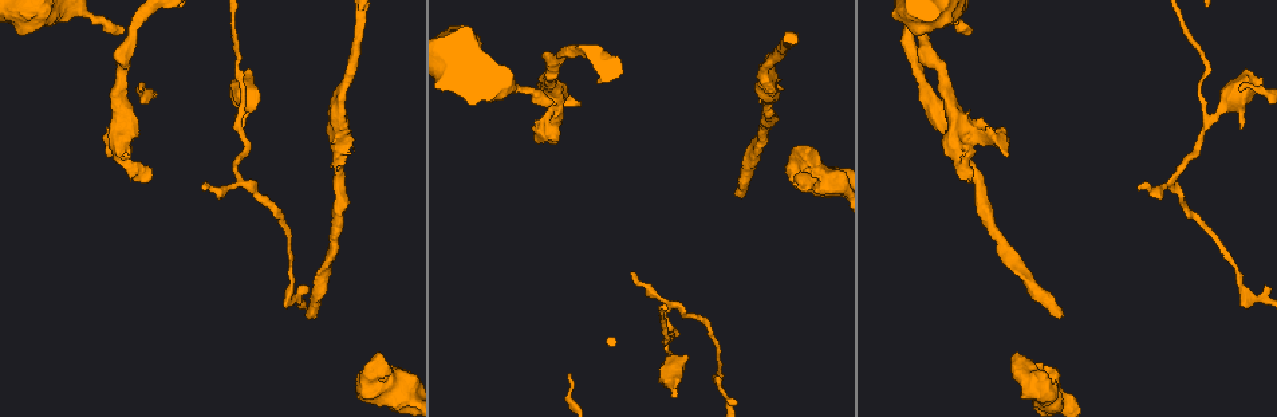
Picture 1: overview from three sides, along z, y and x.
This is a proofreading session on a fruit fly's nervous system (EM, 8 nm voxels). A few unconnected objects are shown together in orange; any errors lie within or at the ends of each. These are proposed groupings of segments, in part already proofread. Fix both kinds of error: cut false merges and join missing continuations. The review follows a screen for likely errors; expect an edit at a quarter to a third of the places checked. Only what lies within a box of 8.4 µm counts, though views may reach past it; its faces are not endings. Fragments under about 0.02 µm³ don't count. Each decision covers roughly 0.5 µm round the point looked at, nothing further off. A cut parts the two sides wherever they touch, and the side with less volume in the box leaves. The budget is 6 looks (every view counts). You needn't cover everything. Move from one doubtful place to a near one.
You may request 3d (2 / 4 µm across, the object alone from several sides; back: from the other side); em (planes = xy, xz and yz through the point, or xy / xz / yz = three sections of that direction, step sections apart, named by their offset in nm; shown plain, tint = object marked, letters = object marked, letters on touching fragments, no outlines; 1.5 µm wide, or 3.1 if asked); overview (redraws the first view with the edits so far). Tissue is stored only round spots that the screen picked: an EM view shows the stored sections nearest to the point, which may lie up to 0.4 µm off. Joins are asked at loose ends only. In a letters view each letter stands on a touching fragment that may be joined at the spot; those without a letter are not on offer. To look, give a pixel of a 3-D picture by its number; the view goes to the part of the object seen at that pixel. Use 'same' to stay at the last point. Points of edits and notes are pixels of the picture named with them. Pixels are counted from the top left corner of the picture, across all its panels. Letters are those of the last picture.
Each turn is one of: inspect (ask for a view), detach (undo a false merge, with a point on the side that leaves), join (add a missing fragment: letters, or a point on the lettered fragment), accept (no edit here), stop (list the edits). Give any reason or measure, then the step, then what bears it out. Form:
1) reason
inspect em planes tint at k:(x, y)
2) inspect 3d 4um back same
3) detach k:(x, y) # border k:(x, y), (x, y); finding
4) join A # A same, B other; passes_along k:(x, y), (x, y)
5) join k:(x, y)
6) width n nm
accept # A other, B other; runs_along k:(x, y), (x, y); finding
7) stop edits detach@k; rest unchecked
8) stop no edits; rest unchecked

inspect 3d 2um back at 1:(769, 91)

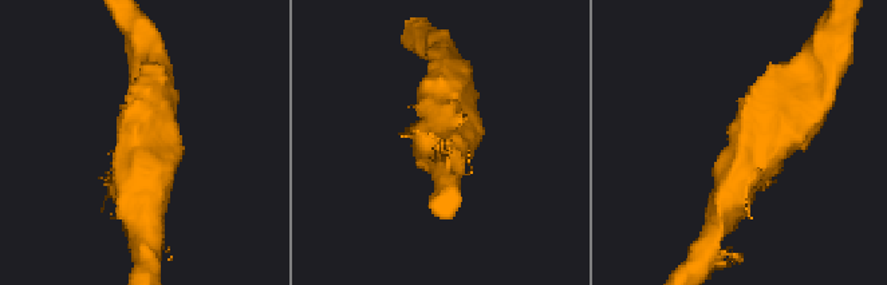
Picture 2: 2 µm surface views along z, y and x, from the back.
arm_widths 190, 220 nm; need the tissue
inspect em planes letters at 2:(140, 167)

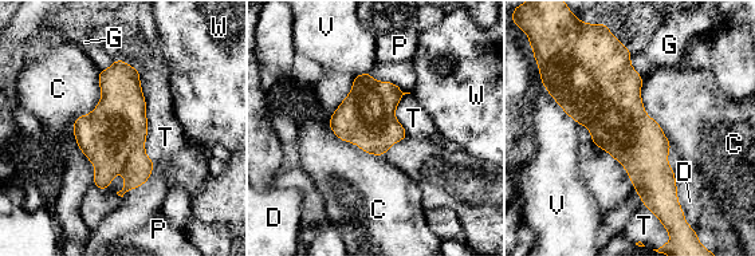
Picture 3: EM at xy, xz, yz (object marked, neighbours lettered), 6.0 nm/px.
width 340 nm
accept # C other, D other, G other, P other, T other, V other, W other; border 3:(140, 71), (153, 170), (122, 197); continuous, no second neuron

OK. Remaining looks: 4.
branch stops here
inspect em yz step 4 tint at 1:(120, 31)

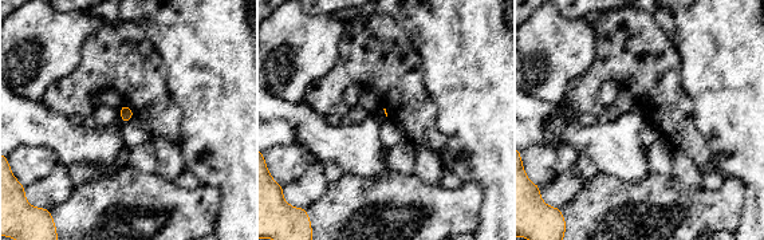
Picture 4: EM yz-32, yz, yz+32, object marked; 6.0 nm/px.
inspect em planes letters same

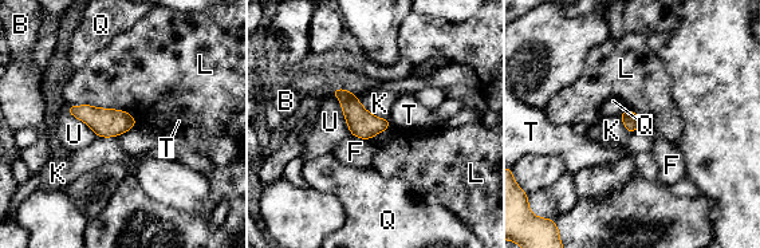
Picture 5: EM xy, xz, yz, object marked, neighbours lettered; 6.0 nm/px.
width 100 nm
accept # B other, F other, K other, L other, Q other, T other, U other; border 5:(354, 94), (369, 111), (389, 119); none of them fits

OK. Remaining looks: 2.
branch stops here
inspect em xz step 8 letters at 1:(674, 393)

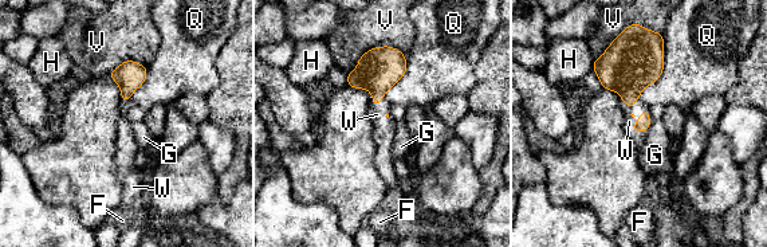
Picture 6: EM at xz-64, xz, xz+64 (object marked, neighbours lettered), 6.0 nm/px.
join W # F other, G other, H other, Q other, V other, W same; passes_along 6:(642, 125), (638, 117), (638, 138); it goes on there

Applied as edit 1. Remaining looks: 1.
stop edits join@6; rest unchecked

